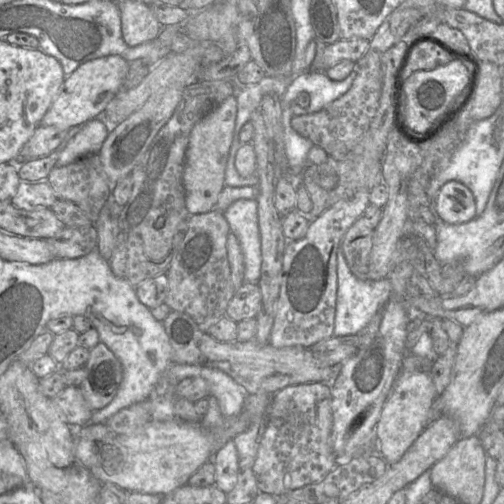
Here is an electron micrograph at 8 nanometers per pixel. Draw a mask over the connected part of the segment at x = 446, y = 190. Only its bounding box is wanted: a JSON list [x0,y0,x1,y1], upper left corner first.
[434,181,475,224]

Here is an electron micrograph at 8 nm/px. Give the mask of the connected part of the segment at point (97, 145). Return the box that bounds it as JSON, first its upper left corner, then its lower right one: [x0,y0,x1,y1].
[56,119,108,166]

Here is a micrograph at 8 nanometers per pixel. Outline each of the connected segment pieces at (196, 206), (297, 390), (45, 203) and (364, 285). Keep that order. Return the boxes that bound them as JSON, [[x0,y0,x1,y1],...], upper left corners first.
[[182,95,237,216],[252,383,337,496],[10,180,57,211],[334,246,392,336]]

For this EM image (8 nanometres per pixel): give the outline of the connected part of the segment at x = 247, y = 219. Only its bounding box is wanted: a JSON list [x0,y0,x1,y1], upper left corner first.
[224,199,262,285]

